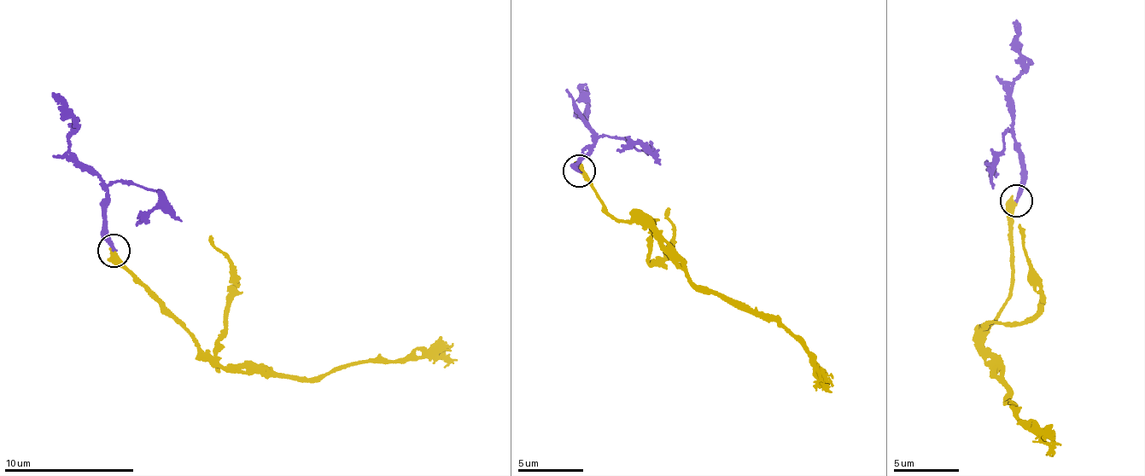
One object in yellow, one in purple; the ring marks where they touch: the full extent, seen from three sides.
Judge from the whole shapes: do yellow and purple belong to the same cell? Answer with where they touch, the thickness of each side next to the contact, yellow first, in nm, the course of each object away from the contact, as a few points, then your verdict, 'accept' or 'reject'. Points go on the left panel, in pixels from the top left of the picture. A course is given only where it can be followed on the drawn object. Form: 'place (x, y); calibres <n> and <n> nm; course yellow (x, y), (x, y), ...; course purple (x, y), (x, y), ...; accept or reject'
place (113, 250); calibres 360 and 240 nm; course yellow (114, 251), (137, 284), (218, 362), (242, 371), (266, 368), (317, 380), (343, 364), (434, 353), (458, 360); course purple (114, 251), (105, 235), (103, 180), (69, 149), (75, 116), (53, 91); accept

